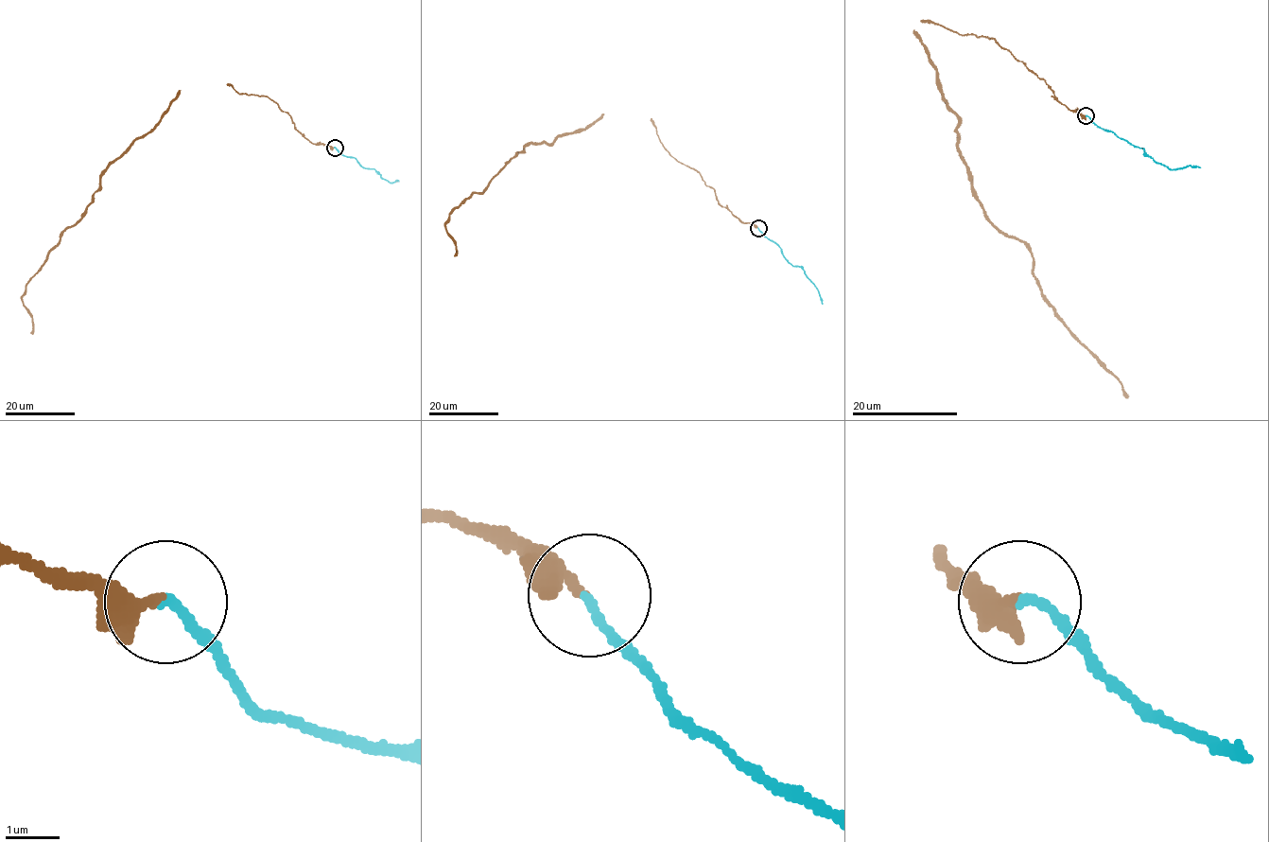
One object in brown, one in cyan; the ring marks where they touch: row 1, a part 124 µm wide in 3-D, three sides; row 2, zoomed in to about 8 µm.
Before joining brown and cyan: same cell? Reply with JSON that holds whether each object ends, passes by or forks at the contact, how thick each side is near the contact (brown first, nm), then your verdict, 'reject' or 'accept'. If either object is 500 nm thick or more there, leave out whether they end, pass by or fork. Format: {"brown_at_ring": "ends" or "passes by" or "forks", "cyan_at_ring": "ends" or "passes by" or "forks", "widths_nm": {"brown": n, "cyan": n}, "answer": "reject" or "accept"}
{"brown_at_ring": "ends", "cyan_at_ring": "ends", "widths_nm": {"brown": 260, "cyan": 160}, "answer": "accept"}

